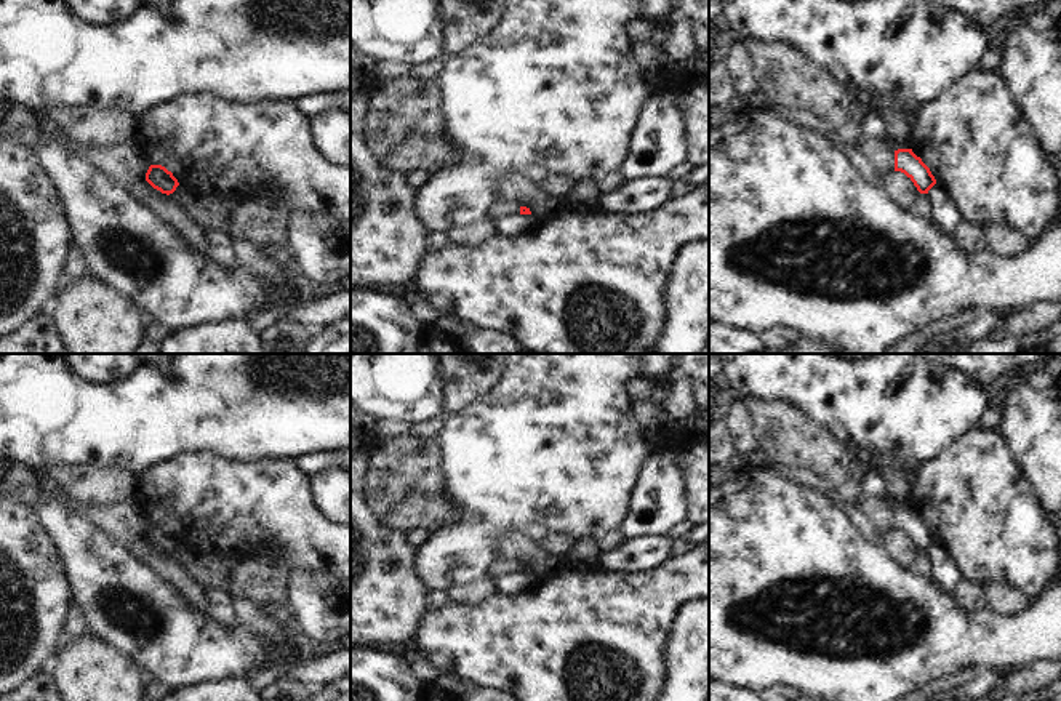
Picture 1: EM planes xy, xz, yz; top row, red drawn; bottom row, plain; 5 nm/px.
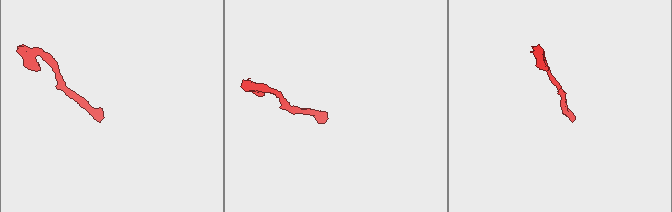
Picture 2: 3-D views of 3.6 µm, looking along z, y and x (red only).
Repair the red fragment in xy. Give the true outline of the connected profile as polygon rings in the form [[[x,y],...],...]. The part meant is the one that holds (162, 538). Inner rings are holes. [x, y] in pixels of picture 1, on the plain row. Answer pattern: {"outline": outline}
{"outline": [[[150,523],[146,531],[146,539],[162,552],[173,552],[179,544],[178,538],[162,523]]]}

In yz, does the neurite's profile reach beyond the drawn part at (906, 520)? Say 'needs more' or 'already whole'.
already whole

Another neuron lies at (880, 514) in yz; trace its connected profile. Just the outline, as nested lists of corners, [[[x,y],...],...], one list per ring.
[[[864,495],[859,509],[879,528],[882,535],[895,530],[895,511],[890,507],[887,499]]]

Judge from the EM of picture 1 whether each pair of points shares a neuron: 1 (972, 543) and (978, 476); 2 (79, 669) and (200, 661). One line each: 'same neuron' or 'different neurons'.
1: same neuron
2: different neurons

